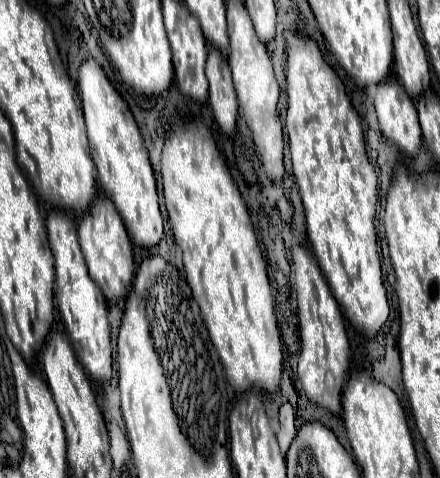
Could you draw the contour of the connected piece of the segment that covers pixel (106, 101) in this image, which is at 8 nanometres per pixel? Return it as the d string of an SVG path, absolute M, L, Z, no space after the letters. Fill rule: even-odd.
M87 58L77 76L79 96L83 104L85 94L85 124L87 124L87 138L91 144L91 156L97 166L101 190L113 200L115 208L119 210L129 236L139 246L157 246L163 238L163 216L159 210L157 200L157 184L153 176L153 168L143 146L143 138L139 126L127 106L127 102L119 96L119 92L109 82L103 68L97 64L95 58Z

